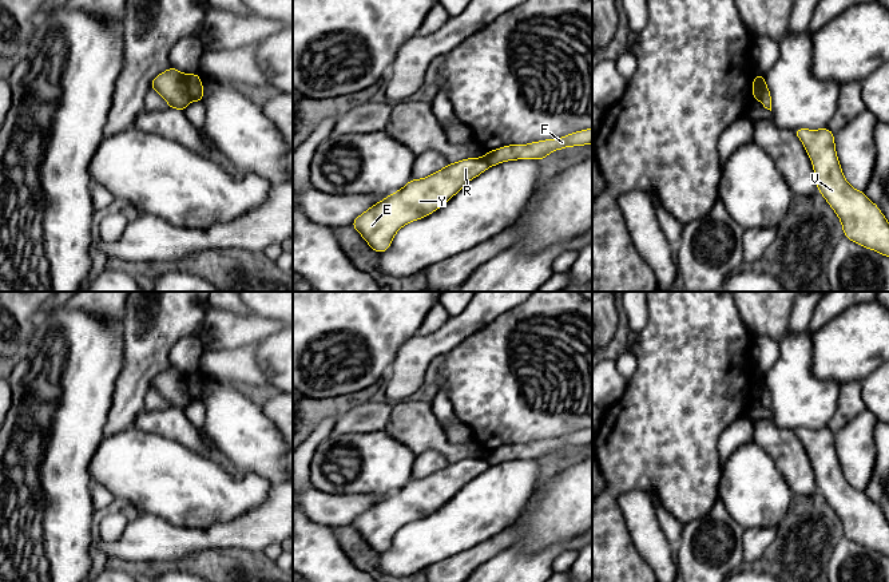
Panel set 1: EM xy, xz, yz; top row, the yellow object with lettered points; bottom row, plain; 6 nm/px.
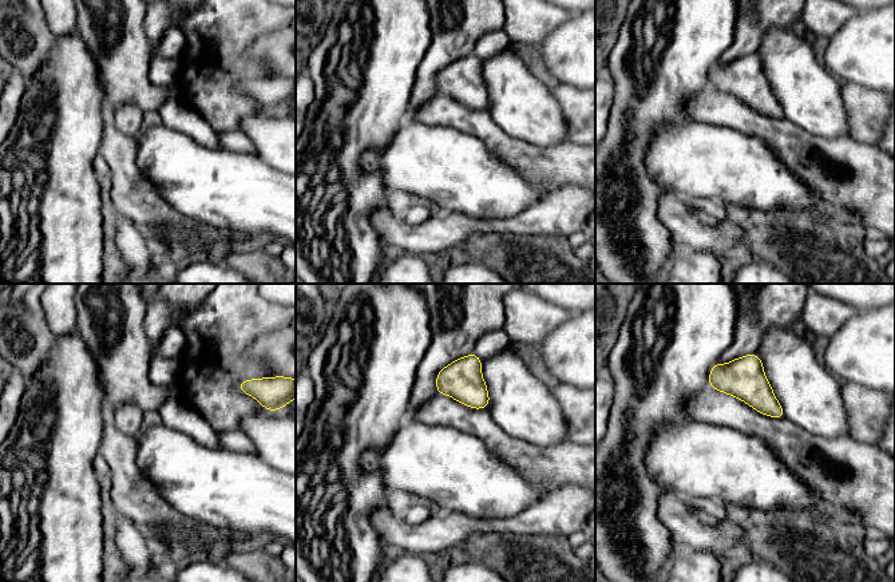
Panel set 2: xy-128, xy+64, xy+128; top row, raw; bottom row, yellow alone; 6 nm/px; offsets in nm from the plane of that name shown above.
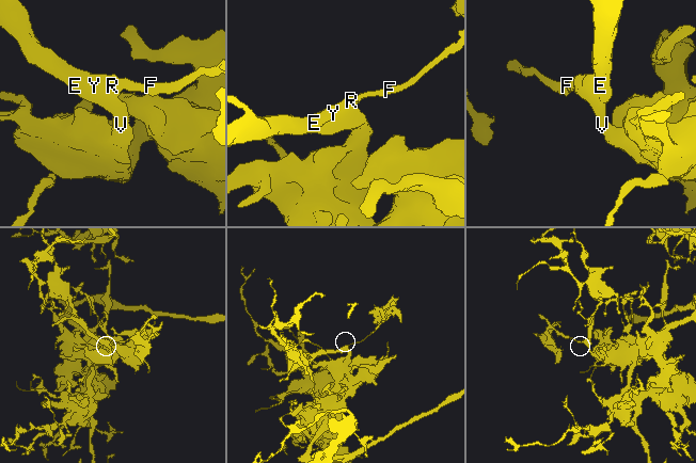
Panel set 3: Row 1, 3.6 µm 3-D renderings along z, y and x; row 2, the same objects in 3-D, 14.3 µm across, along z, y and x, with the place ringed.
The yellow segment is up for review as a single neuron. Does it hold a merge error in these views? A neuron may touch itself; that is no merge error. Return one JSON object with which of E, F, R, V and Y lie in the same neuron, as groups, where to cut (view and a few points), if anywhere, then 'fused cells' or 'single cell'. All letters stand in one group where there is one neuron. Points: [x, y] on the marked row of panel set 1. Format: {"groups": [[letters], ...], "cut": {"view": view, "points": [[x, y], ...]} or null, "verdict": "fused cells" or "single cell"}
{"groups": [["E", "R", "V", "Y"], ["F"]], "cut": {"view": "xy", "points": [[185, 75], [187, 95], [191, 99]]}, "verdict": "fused cells"}

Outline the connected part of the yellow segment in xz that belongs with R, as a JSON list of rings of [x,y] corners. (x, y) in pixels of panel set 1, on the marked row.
[[[467,158],[447,165],[422,179],[410,179],[402,189],[374,203],[350,225],[369,246],[382,253],[394,234],[416,219],[442,207],[471,179],[489,169],[485,158]]]

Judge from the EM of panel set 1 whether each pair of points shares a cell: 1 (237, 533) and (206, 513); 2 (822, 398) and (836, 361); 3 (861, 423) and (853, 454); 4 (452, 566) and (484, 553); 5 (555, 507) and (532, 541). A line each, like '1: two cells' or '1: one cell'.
1: two cells
2: two cells
3: one cell
4: one cell
5: one cell

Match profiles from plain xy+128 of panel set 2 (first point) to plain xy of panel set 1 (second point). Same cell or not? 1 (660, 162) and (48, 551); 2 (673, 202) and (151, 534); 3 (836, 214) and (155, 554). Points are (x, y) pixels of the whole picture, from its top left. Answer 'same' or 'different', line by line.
1: different
2: same
3: same

